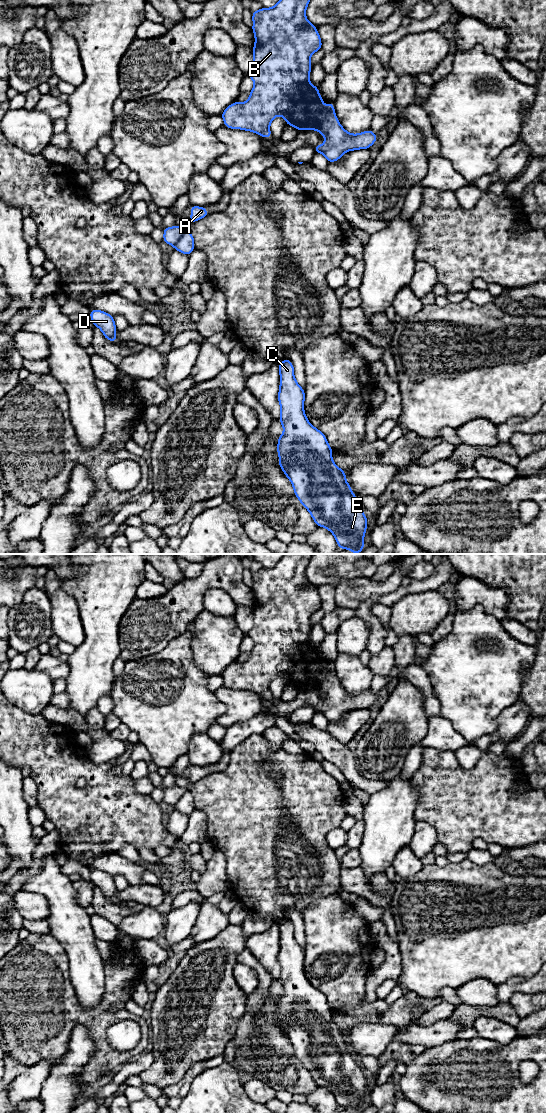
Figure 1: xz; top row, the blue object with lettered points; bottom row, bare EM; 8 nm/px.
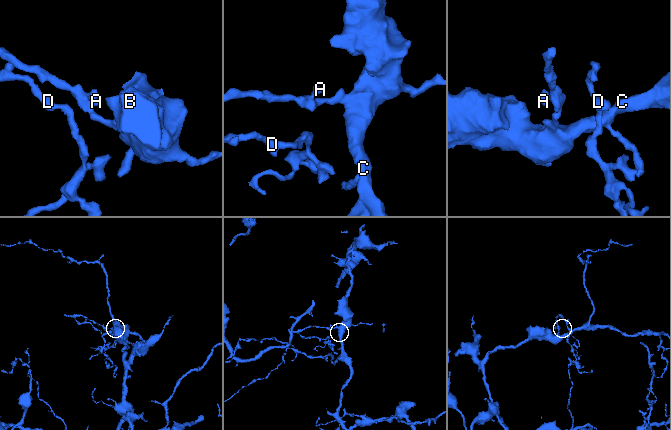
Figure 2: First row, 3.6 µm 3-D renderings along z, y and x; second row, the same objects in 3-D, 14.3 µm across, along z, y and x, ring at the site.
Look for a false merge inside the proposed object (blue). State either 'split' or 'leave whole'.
split

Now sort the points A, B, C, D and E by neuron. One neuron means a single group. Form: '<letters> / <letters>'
A D / B C E

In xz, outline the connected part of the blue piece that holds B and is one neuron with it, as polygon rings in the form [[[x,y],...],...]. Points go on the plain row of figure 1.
[[[284,554],[283,557],[279,560],[279,562],[271,568],[261,568],[258,571],[252,572],[252,579],[253,579],[253,587],[252,591],[255,595],[255,605],[253,607],[253,626],[252,628],[247,632],[247,635],[254,641],[254,648],[249,653],[250,656],[248,660],[244,663],[240,662],[234,662],[231,665],[229,665],[221,674],[223,680],[224,680],[224,686],[231,688],[231,689],[242,689],[245,691],[252,691],[258,695],[261,695],[264,698],[271,698],[272,694],[270,692],[270,683],[272,680],[278,676],[281,675],[286,680],[286,685],[291,685],[295,687],[298,691],[300,690],[318,690],[321,695],[325,698],[325,703],[322,705],[313,706],[314,711],[318,713],[322,713],[328,720],[329,723],[335,722],[341,718],[341,716],[347,712],[347,711],[353,711],[358,709],[369,709],[373,703],[377,701],[377,694],[373,693],[370,689],[367,691],[364,691],[359,694],[351,694],[348,693],[340,684],[338,681],[336,674],[335,674],[335,668],[333,666],[333,663],[328,662],[327,666],[323,666],[322,662],[324,659],[320,656],[320,653],[318,651],[318,646],[313,646],[309,642],[309,635],[311,631],[312,624],[310,622],[311,615],[315,613],[316,611],[322,609],[322,603],[321,603],[321,597],[316,589],[316,586],[312,585],[308,579],[305,576],[306,568],[309,564],[310,558],[313,554]]]

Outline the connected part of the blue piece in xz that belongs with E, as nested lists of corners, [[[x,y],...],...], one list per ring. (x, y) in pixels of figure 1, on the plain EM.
[[[287,918],[278,926],[278,961],[281,968],[279,980],[284,990],[284,993],[278,996],[279,1026],[291,1041],[295,1056],[309,1071],[317,1086],[328,1089],[340,1109],[348,1109],[358,1114],[365,1108],[363,1101],[368,1080],[358,1058],[346,1041],[345,1031],[333,1022],[332,1008],[327,998],[311,985],[304,973],[305,951],[295,940],[292,922]]]

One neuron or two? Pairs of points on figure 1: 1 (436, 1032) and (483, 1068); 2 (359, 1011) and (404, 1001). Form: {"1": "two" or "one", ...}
{"1": "two", "2": "one"}

